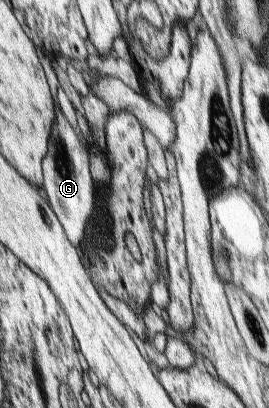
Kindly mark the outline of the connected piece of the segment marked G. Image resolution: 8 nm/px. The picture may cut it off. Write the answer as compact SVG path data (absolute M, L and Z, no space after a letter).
M56 106L56 122L52 125L48 154L42 160L42 168L43 187L50 200L50 206L57 213L66 236L79 249L83 246L86 226L94 212L94 180L88 170L88 152L74 132L72 126L66 122L64 113L60 112L60 106Z

